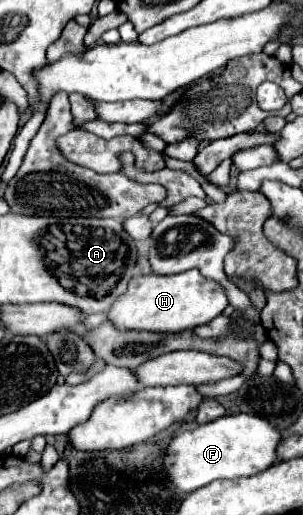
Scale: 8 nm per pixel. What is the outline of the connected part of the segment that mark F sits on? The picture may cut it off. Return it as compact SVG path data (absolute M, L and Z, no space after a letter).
M248 413L224 415L206 425L186 427L168 445L170 449L164 471L168 479L184 493L192 493L218 479L250 477L276 463L276 449L282 441L280 431L282 429L270 425L270 421Z

